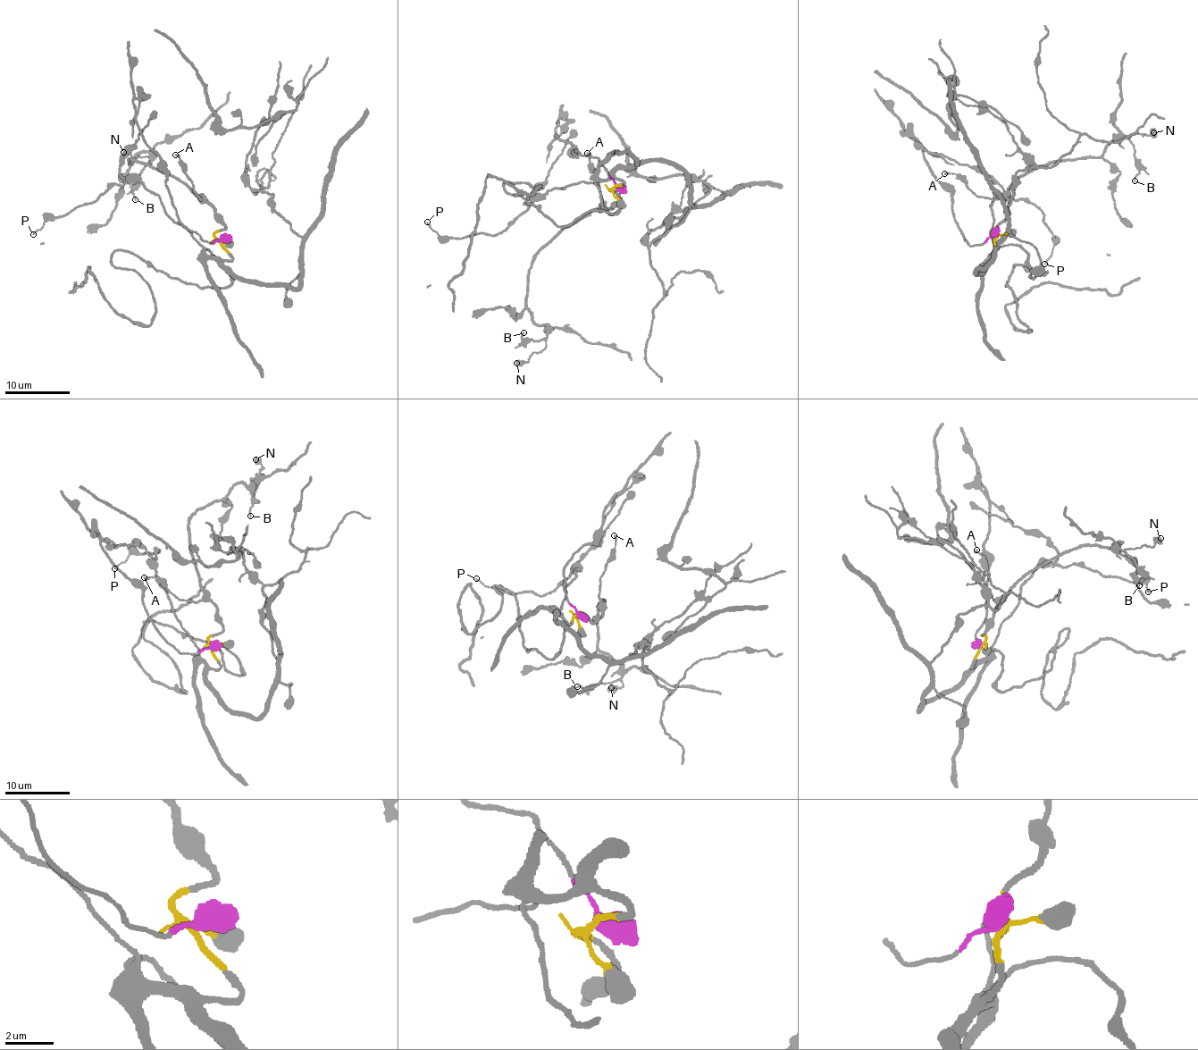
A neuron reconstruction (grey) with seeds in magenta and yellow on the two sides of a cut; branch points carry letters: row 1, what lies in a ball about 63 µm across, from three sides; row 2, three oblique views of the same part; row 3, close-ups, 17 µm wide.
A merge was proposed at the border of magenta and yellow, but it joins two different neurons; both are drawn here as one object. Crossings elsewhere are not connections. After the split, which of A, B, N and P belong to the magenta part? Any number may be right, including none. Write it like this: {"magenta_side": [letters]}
{"magenta_side": []}

